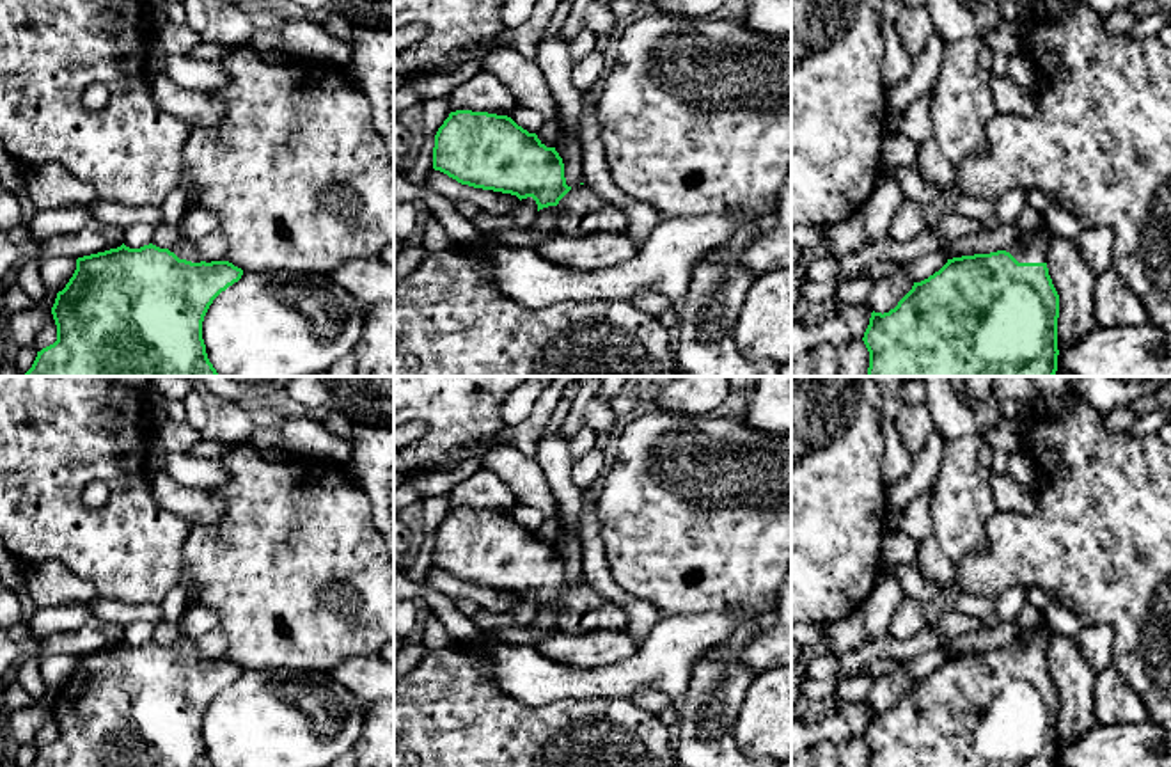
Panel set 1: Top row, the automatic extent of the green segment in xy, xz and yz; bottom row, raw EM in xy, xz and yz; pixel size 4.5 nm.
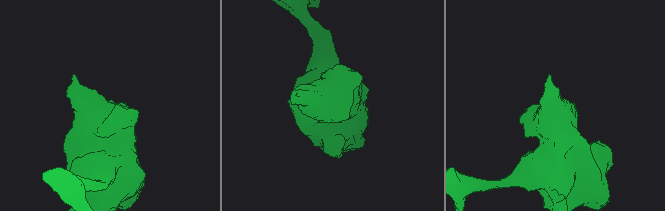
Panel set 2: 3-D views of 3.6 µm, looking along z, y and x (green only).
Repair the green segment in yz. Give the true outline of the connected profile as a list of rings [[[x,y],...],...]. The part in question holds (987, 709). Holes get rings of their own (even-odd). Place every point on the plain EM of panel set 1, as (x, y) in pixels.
[[[1043,623],[1038,630],[1022,630],[1020,637],[1004,648],[947,657],[939,669],[921,680],[914,680],[912,687],[898,700],[894,707],[884,712],[873,708],[862,735],[869,749],[868,767],[1057,767],[1059,692],[1047,666],[1050,636],[1052,632]]]

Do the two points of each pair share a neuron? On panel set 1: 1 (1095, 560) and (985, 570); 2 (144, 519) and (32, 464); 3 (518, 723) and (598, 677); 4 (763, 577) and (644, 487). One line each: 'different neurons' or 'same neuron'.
1: same neuron
2: same neuron
3: different neurons
4: same neuron

